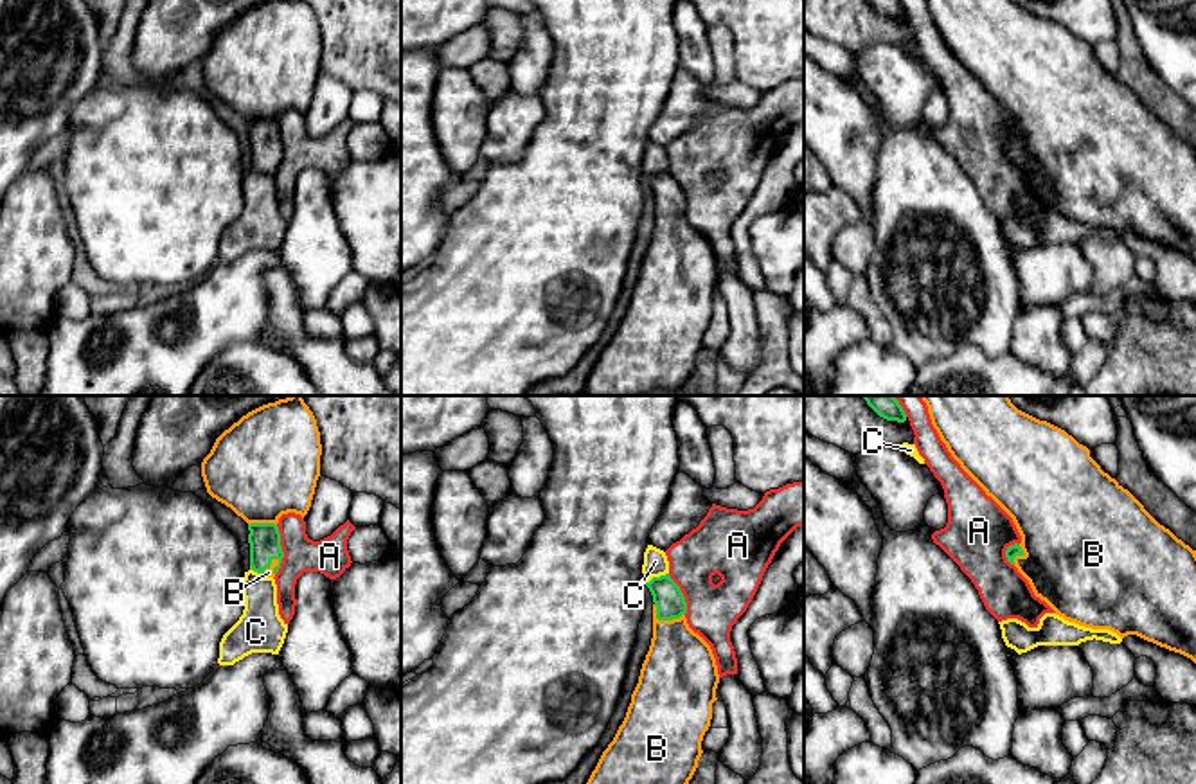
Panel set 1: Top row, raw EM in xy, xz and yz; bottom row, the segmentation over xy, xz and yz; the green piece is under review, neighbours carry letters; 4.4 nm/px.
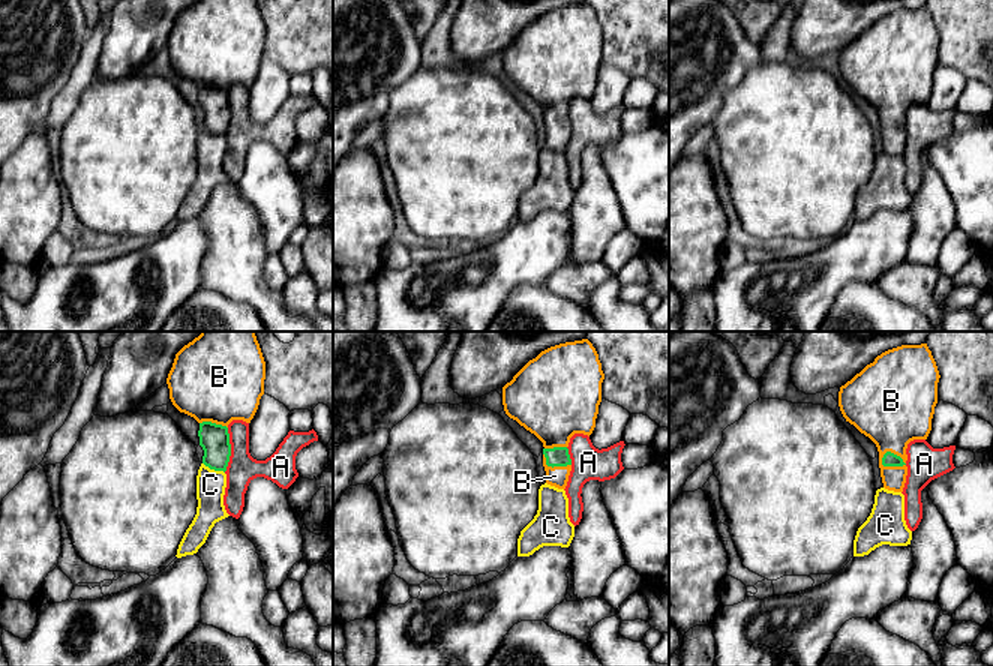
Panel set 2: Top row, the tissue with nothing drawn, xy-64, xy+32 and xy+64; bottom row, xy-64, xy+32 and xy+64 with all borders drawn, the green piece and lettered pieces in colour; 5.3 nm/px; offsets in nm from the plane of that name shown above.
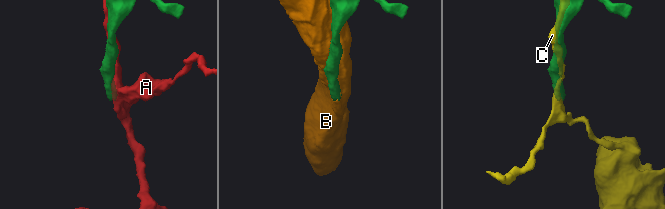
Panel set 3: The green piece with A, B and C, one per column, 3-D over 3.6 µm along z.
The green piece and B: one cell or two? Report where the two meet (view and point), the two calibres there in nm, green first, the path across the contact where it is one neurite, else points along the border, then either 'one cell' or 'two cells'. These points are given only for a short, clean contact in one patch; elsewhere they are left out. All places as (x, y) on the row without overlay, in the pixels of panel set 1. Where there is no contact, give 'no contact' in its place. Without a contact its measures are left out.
xz (664, 216) | 140/320 nm | one cell

